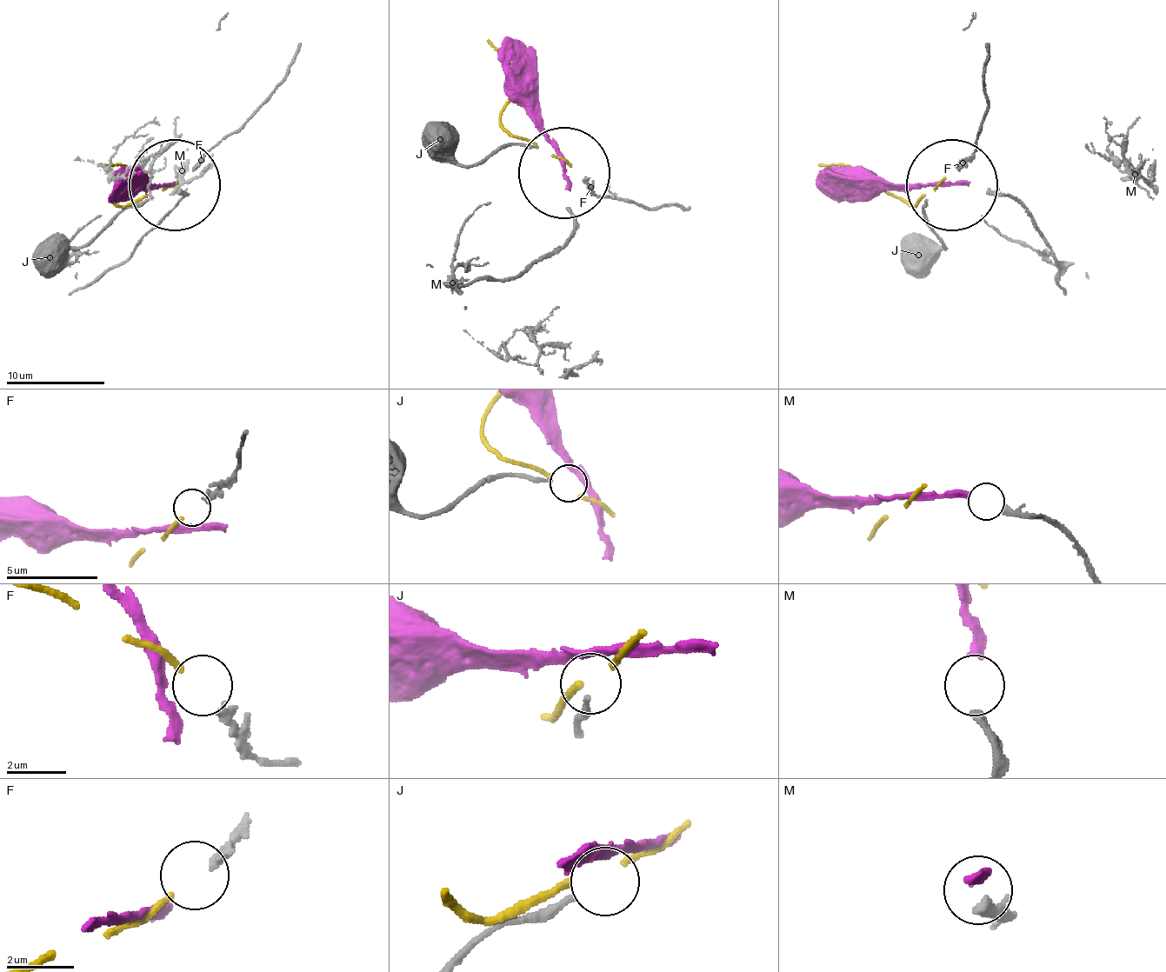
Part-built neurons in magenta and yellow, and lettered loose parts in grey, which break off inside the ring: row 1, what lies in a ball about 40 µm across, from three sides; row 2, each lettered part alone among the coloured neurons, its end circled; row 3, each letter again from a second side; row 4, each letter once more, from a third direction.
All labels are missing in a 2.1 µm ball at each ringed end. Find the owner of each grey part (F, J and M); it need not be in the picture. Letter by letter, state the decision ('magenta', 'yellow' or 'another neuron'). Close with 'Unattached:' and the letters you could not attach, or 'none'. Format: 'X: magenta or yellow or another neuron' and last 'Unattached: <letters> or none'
F: yellow
J: another neuron
M: magenta
Unattached: J

